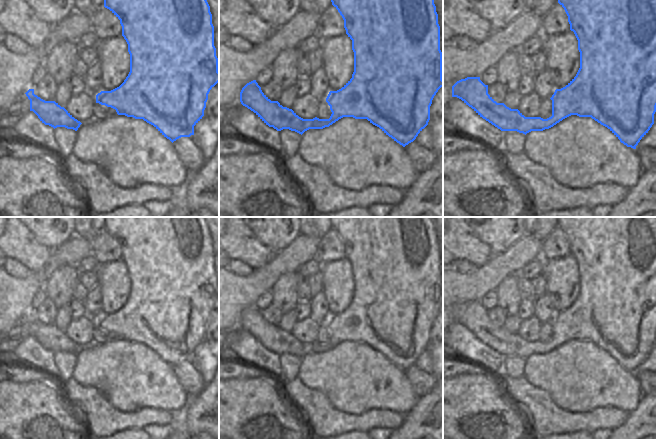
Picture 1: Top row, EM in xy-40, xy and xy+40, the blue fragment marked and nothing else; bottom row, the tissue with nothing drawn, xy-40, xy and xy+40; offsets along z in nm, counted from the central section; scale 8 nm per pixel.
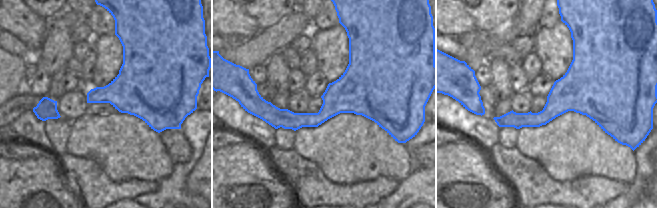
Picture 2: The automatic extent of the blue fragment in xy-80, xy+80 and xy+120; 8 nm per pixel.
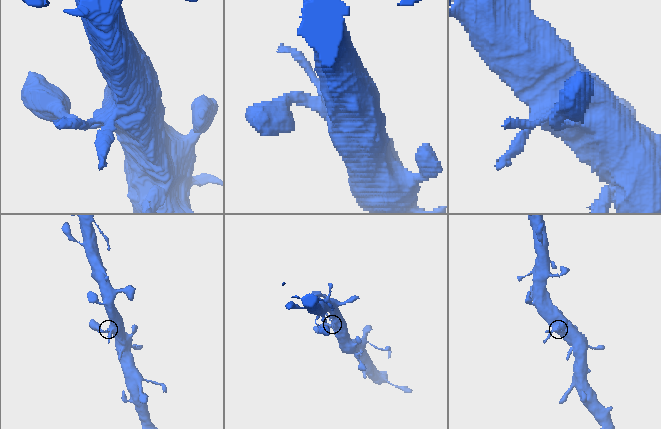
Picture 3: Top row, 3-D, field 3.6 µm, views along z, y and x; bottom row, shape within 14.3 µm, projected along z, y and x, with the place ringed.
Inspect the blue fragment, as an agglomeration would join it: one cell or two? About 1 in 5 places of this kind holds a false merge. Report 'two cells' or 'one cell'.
one cell

